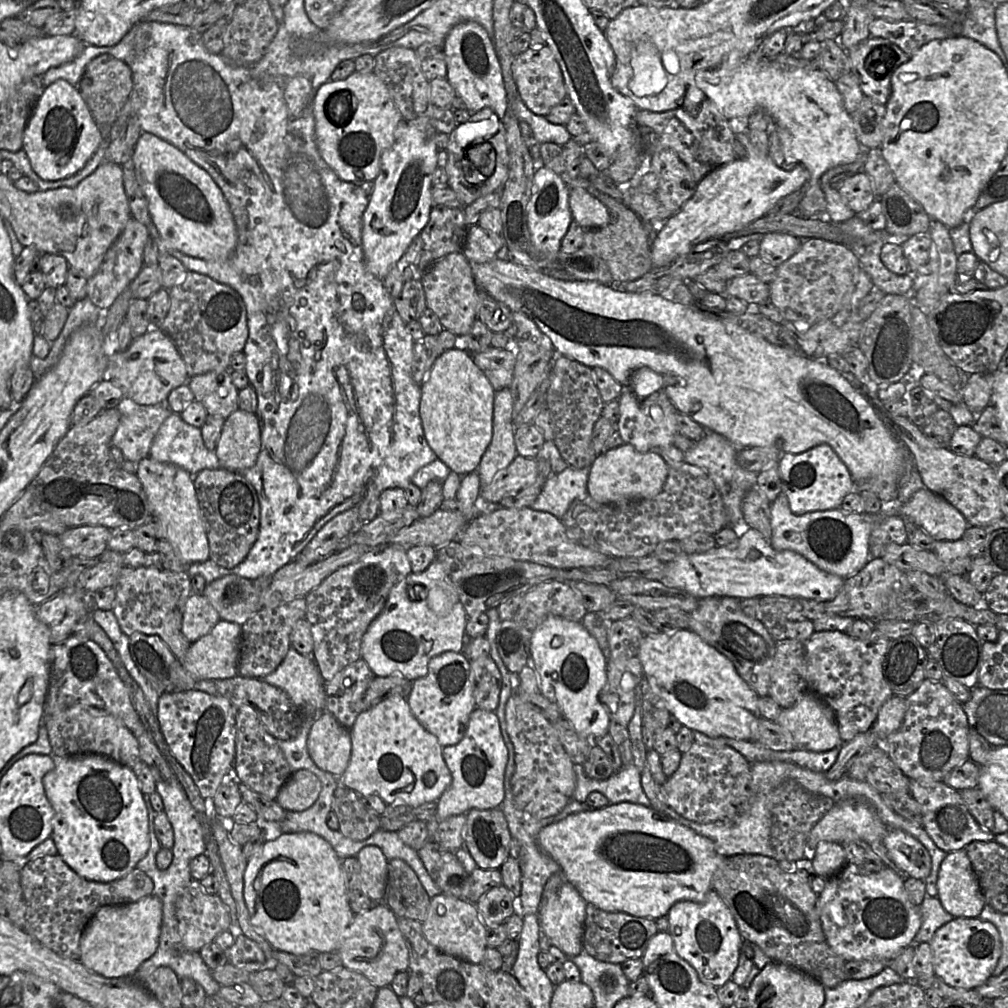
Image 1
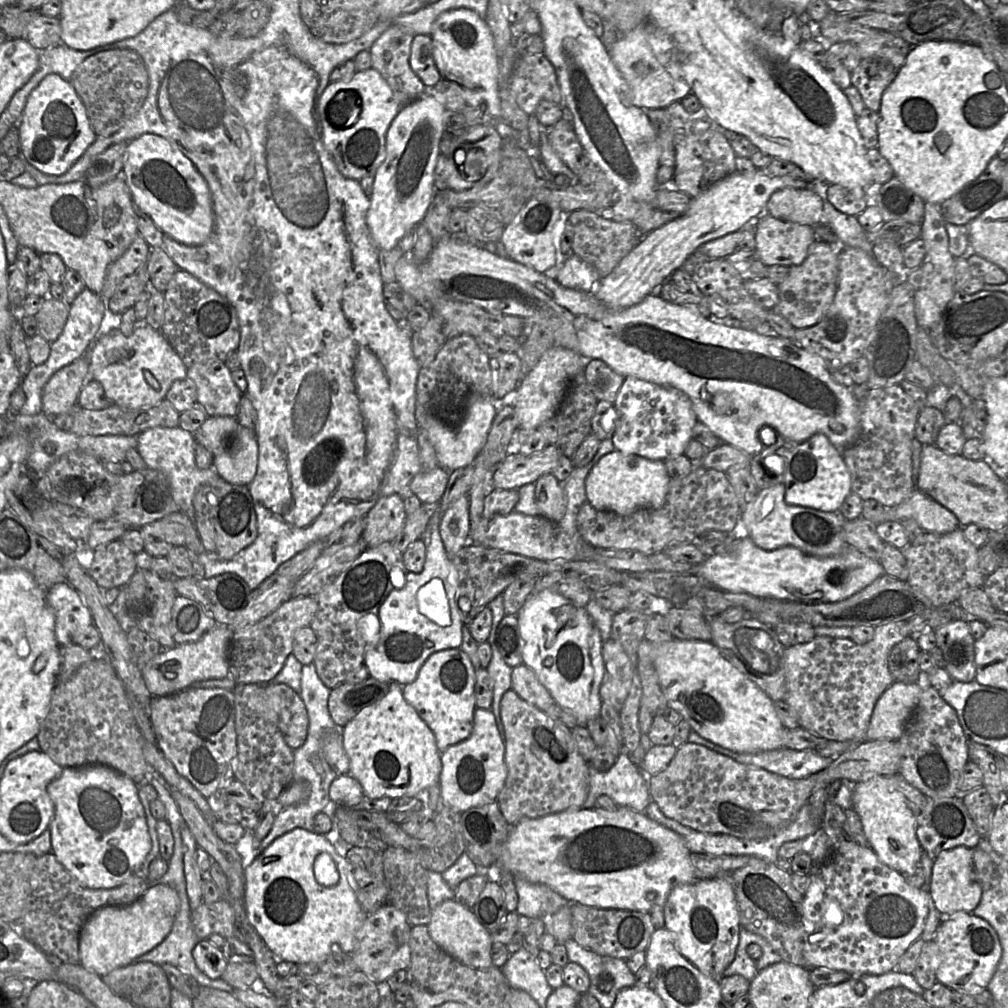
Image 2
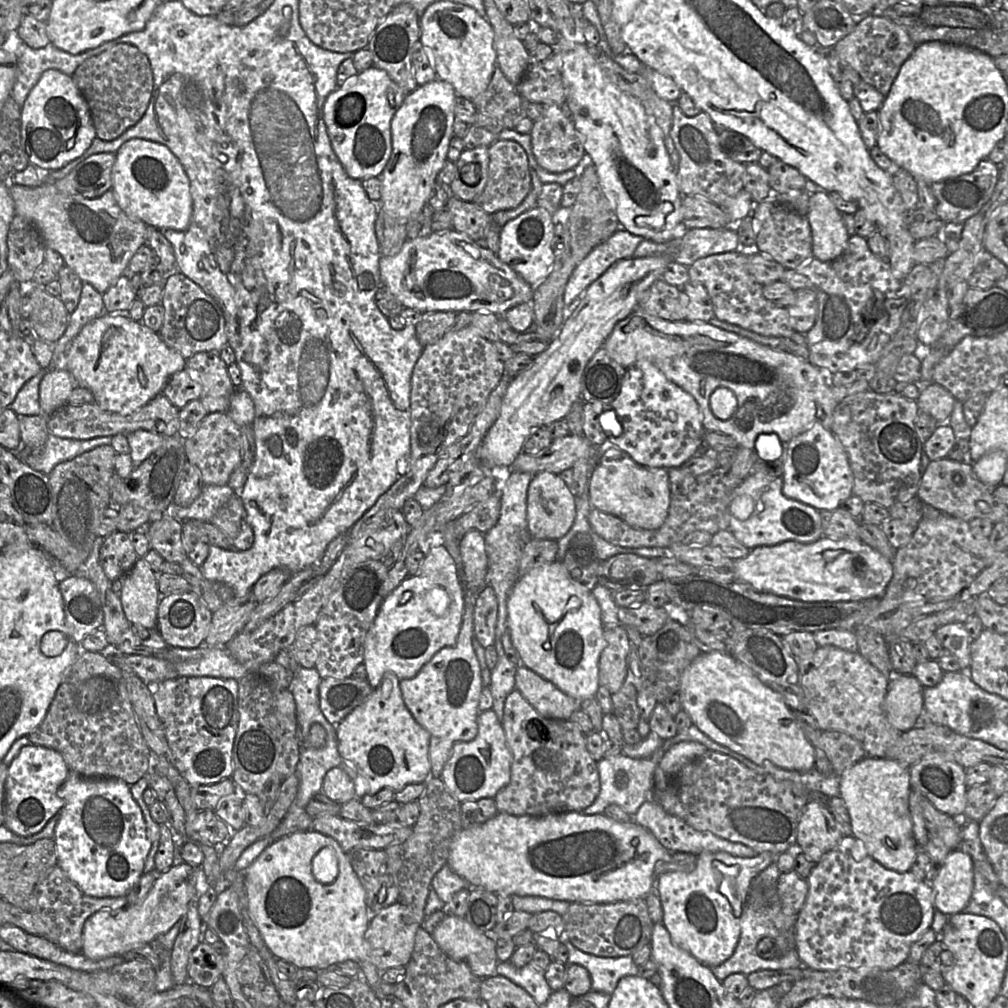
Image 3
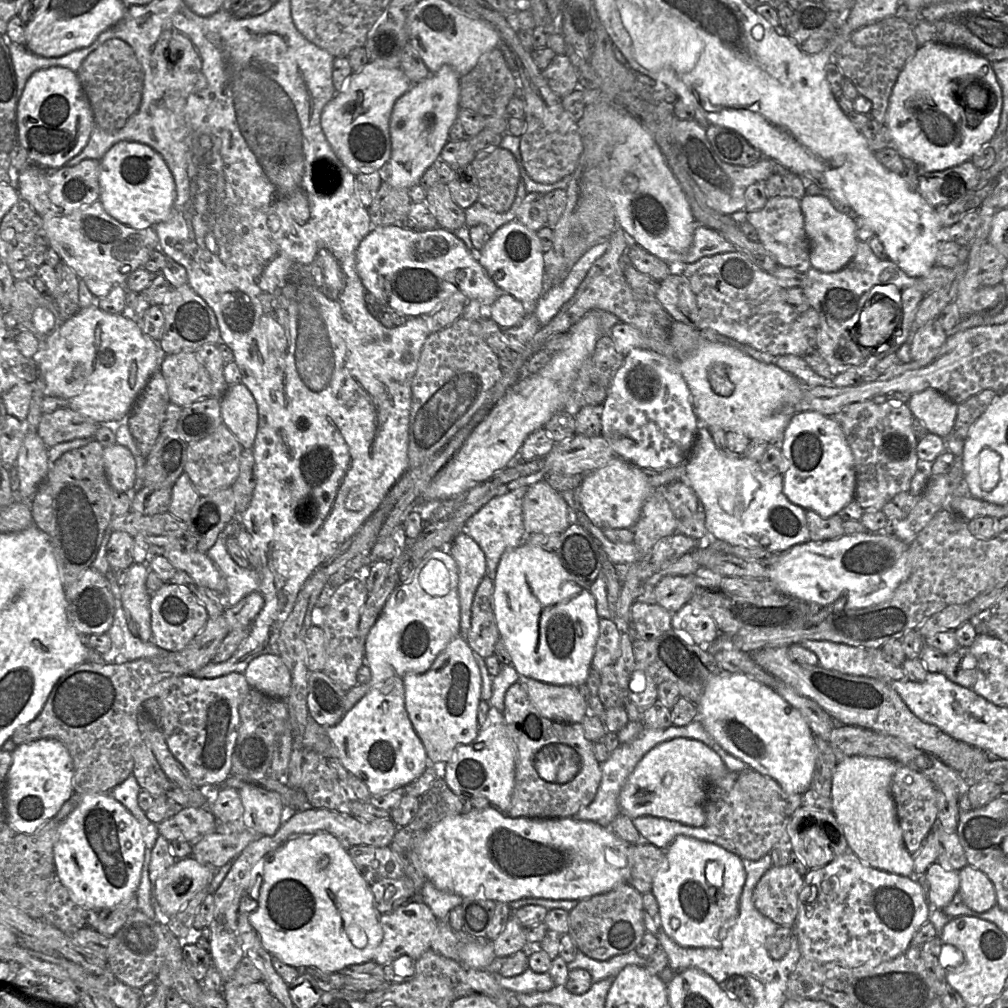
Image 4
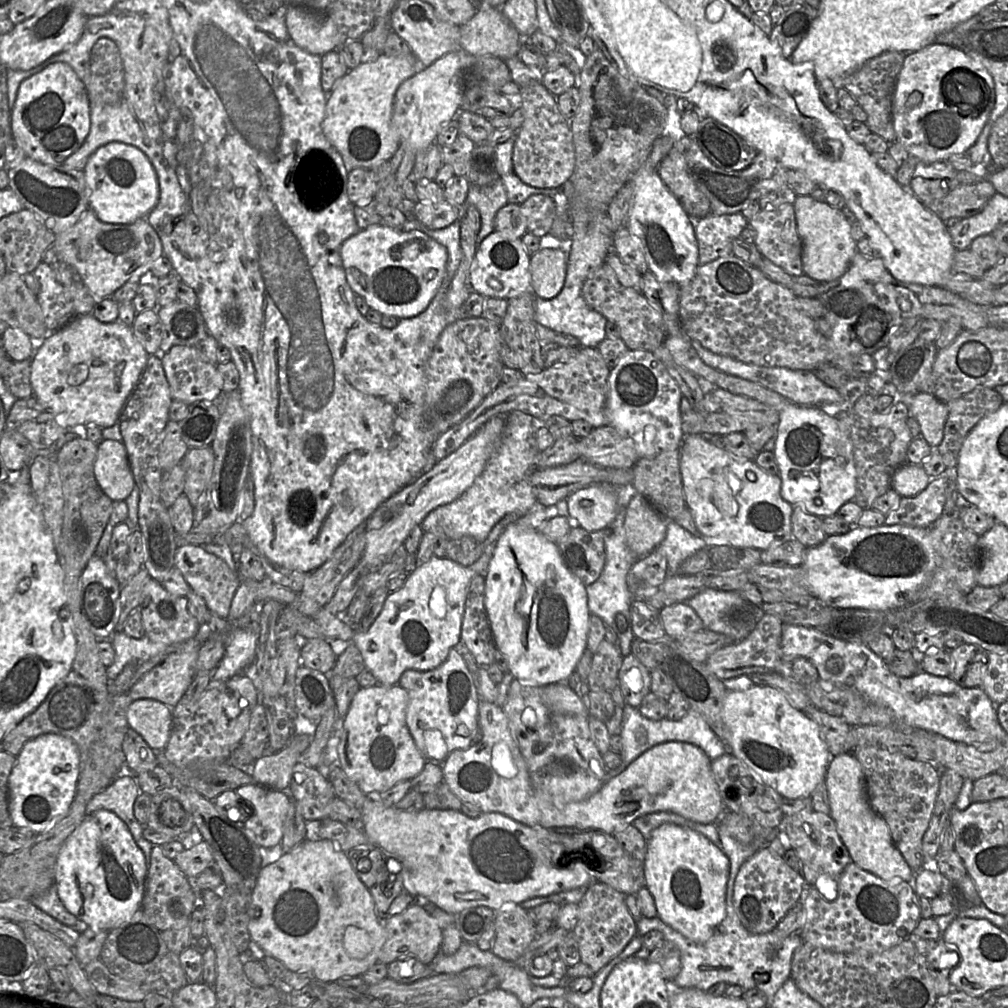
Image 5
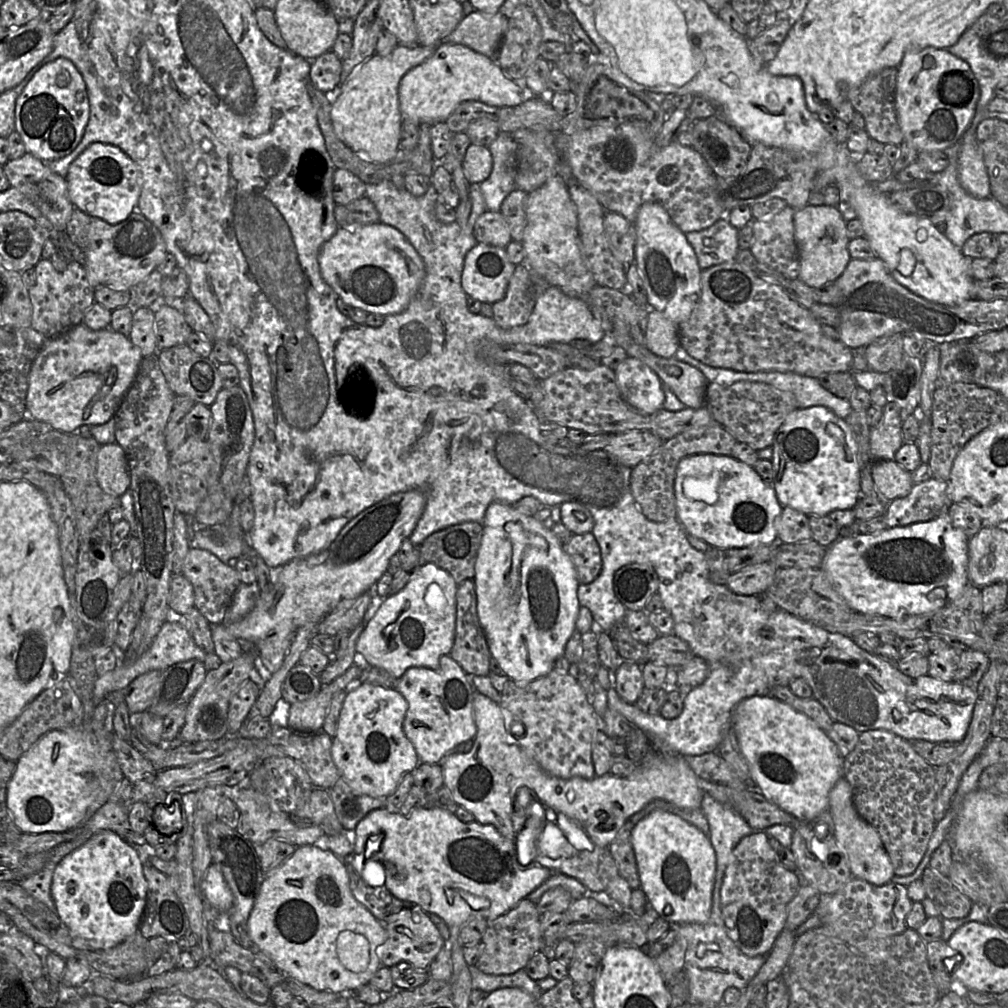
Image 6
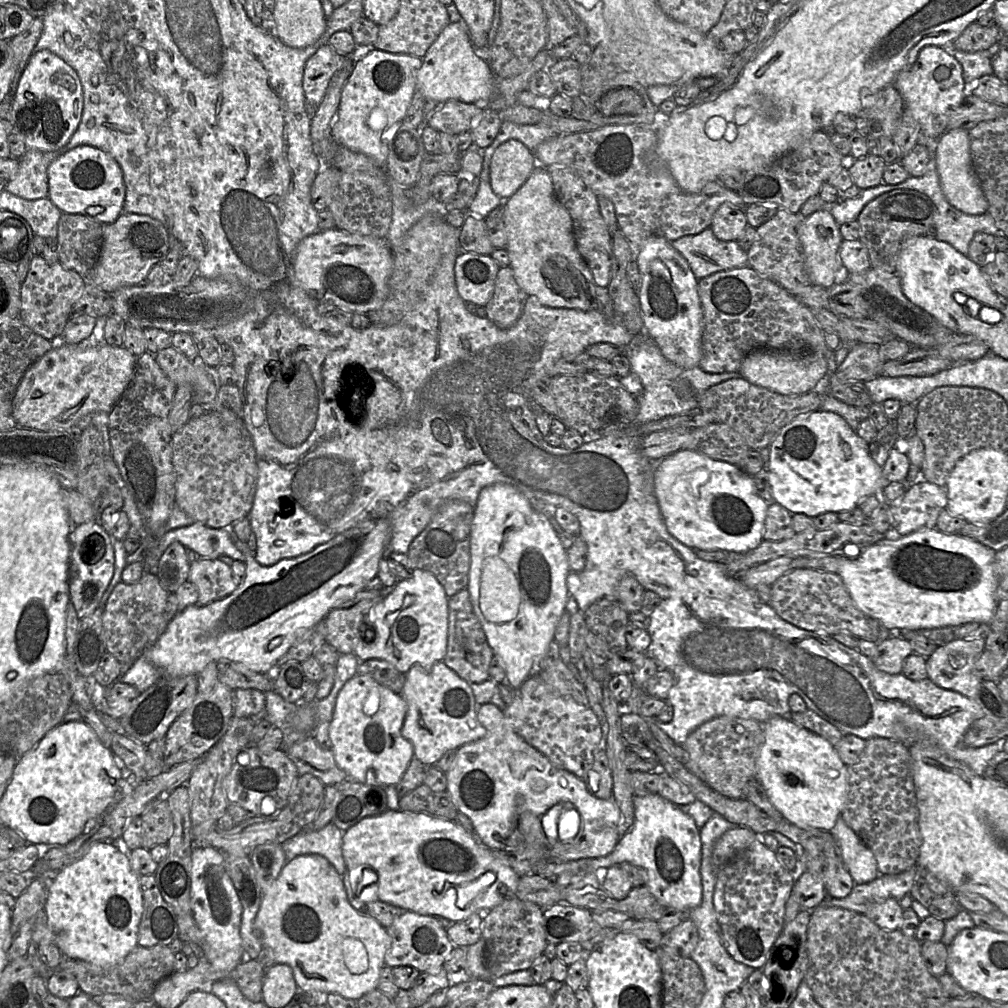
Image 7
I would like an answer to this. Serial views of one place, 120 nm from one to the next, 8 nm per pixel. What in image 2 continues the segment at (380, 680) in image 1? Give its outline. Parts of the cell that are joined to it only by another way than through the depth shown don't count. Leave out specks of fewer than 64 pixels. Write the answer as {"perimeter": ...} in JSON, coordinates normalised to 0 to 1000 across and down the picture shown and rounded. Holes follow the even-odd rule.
{"perimeter":[[[366,672],[357,678],[338,678],[328,684],[325,702],[330,715],[341,721],[359,703],[365,701],[385,687],[387,677]]]}

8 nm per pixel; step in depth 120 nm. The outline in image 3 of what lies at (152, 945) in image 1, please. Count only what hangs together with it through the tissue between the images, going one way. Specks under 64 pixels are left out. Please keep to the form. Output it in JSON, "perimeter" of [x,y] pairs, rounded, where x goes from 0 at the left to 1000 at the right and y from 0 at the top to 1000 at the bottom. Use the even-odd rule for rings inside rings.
{"perimeter":[[[183,854],[171,858],[167,863],[159,866],[140,896],[119,902],[101,902],[90,908],[83,917],[80,944],[91,952],[100,952],[149,937],[166,926],[184,908],[188,894],[194,889],[194,861],[196,860],[191,860]]]}

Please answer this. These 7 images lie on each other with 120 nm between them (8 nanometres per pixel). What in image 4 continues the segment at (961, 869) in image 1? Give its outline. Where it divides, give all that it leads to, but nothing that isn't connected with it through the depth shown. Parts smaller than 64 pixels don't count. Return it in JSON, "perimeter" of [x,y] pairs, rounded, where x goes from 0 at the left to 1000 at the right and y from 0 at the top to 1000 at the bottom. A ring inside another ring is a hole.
{"perimeter":[[[928,855],[924,857],[919,865],[921,875],[921,894],[923,906],[927,903],[935,903],[939,899],[950,885],[950,864],[939,864]]]}

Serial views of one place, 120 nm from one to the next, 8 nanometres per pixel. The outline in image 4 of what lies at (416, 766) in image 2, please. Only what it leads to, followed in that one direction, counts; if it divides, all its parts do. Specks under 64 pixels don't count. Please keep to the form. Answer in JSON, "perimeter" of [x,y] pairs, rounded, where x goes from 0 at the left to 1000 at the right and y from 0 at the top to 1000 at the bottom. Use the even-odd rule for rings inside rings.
{"perimeter":[[[394,671],[386,672],[366,685],[324,725],[340,761],[358,773],[368,789],[401,781],[427,759],[420,737],[404,709],[400,676]]]}

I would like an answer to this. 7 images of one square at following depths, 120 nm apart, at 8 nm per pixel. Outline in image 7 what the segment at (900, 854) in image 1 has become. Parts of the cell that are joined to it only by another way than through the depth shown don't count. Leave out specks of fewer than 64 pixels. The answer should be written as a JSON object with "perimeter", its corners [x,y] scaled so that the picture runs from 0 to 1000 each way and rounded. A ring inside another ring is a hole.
{"perimeter":[[[832,811],[825,822],[836,849],[836,858],[849,877],[858,877],[871,868],[869,852],[865,844],[855,835],[849,826]]]}

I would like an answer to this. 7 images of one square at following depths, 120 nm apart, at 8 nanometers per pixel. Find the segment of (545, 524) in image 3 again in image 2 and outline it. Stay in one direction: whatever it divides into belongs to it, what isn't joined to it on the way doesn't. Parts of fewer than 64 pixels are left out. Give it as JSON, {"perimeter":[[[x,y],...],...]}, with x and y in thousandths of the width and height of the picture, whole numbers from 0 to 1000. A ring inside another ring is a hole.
{"perimeter":[[[548,469],[538,471],[531,478],[531,496],[536,511],[551,519],[560,513],[563,492]]]}

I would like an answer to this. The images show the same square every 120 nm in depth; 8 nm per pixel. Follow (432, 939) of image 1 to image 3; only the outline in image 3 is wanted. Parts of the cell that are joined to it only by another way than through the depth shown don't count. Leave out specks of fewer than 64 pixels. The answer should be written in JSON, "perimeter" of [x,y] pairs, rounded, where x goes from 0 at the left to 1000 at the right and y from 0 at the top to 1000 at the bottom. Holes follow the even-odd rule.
{"perimeter":[[[444,906],[432,920],[429,931],[447,950],[462,955],[467,964],[482,970],[492,966],[494,950],[490,924],[475,924],[460,910]]]}

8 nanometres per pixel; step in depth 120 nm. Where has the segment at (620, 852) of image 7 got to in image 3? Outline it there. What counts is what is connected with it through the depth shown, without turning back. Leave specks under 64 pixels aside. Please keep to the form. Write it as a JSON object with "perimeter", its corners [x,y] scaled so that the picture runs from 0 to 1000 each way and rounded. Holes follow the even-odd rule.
{"perimeter":[[[696,845],[691,848],[690,861],[687,865],[663,864],[655,867],[652,871],[652,888],[656,893],[658,901],[658,918],[663,923],[669,937],[684,944],[690,952],[702,959],[712,958],[723,951],[727,947],[734,931],[735,908],[743,891],[748,872],[760,862],[763,857],[769,855],[771,848],[772,847],[766,847],[764,845],[757,845],[749,850],[739,851],[730,850],[720,845]]]}

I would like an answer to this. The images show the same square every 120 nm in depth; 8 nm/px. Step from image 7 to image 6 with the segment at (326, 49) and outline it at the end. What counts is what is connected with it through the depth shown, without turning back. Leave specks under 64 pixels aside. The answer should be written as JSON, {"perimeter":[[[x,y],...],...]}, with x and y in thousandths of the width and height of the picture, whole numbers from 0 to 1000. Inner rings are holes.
{"perimeter":[[[328,50],[308,62],[307,79],[309,83],[320,91],[336,89],[339,69],[338,60]]]}

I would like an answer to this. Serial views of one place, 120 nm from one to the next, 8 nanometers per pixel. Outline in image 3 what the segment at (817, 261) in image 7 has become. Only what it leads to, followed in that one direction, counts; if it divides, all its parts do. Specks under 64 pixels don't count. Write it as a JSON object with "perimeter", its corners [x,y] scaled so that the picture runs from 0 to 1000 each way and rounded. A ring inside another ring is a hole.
{"perimeter":[[[821,191],[804,192],[800,216],[805,227],[807,255],[820,260],[835,253],[844,234]]]}

